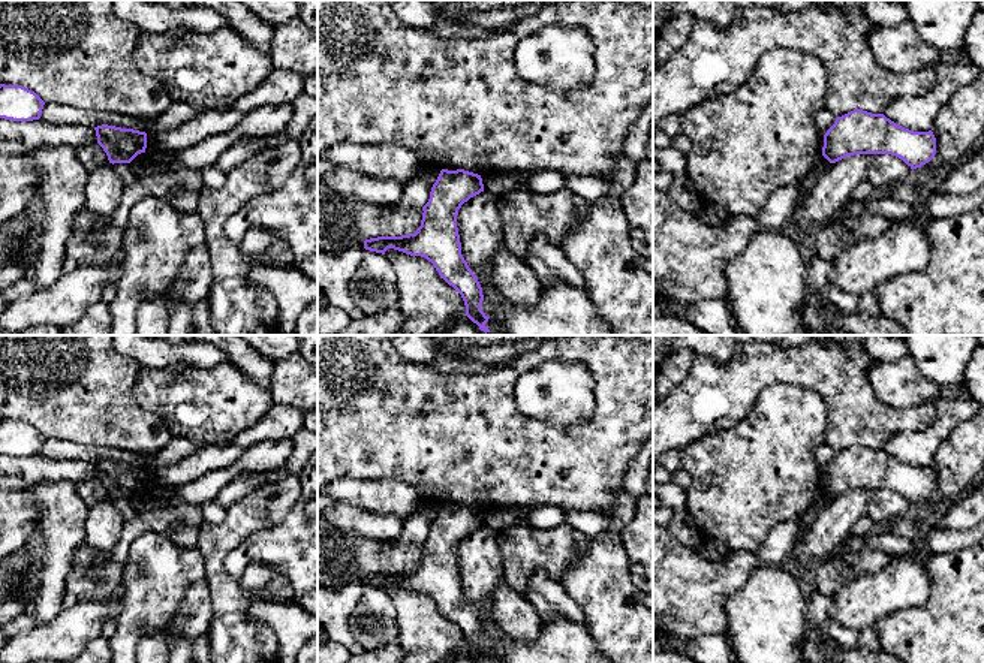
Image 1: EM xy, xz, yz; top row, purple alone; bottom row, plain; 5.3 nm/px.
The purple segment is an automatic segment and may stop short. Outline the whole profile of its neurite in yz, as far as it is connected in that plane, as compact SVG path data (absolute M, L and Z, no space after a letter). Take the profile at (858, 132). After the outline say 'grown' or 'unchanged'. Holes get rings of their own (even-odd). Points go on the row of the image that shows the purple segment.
M854 109L827 130L822 156L836 163L854 154L891 154L917 169L935 157L936 138L932 130L914 132L884 114Z | unchanged

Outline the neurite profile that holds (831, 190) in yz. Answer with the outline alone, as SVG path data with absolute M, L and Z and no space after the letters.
M854 154L831 163L803 202L791 213L789 224L813 229L830 220L852 196L857 184L866 180L867 168L873 159L875 154Z

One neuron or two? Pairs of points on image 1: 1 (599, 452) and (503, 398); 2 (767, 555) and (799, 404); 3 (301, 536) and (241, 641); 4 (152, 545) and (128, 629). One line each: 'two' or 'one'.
1: one
2: two
3: two
4: one

